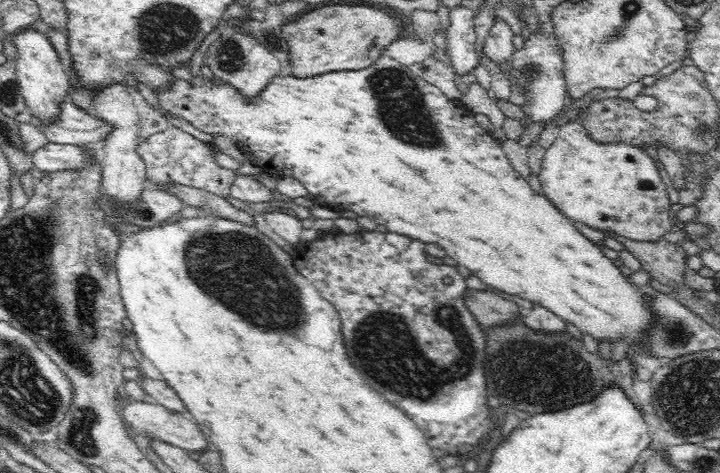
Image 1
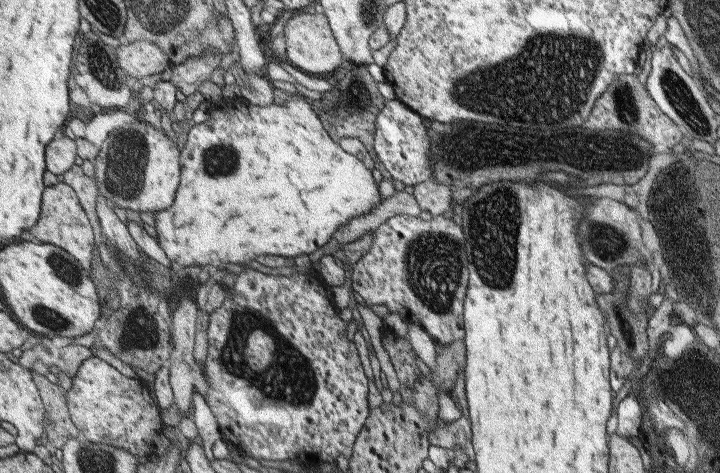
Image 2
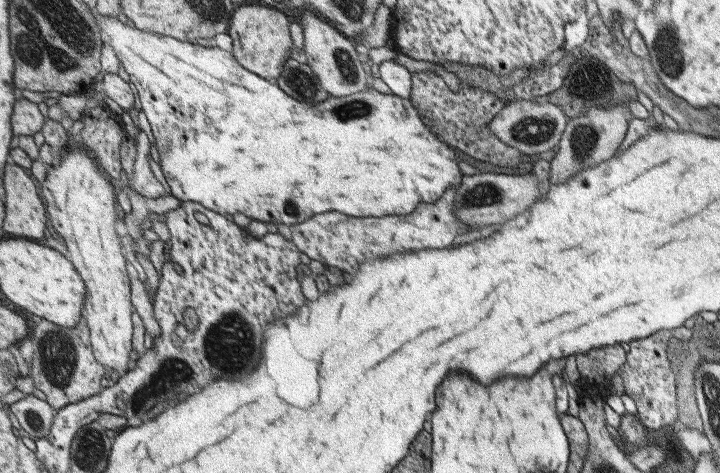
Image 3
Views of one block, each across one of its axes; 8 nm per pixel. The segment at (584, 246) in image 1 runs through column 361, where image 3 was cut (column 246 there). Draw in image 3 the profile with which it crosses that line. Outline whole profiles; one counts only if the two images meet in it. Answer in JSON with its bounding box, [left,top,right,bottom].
[94,10,464,225]

